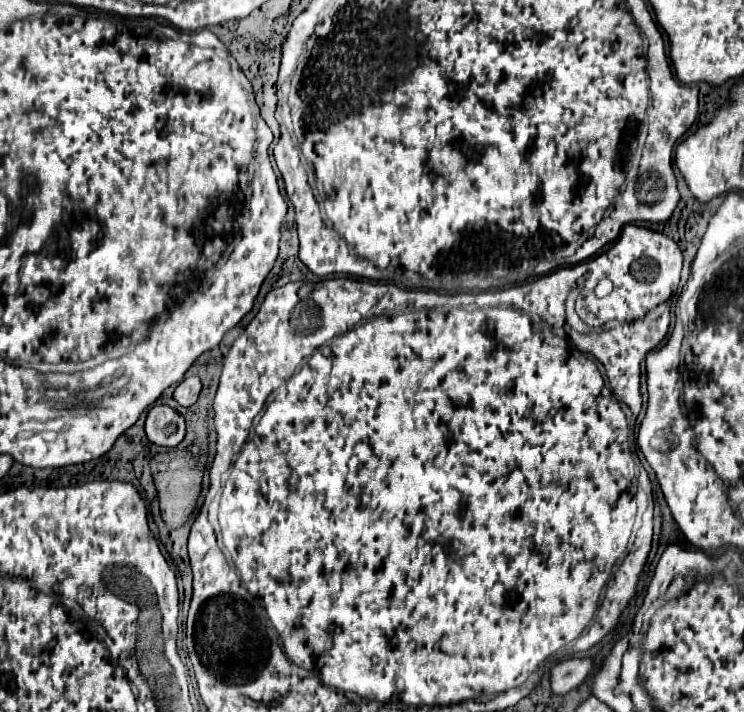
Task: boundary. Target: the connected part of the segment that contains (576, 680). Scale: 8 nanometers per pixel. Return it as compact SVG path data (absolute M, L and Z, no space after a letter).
M567 658L551 668L551 690L555 694L567 694L577 688L589 674L593 662L589 658Z

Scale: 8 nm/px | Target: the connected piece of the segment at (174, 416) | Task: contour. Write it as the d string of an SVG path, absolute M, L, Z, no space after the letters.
M153 406L145 422L147 438L165 448L175 448L185 438L185 418L169 406Z

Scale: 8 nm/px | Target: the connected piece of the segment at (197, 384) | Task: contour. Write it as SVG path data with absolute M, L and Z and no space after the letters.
M189 376L175 388L175 400L181 406L191 406L197 402L199 392L201 392L201 380L197 376Z

